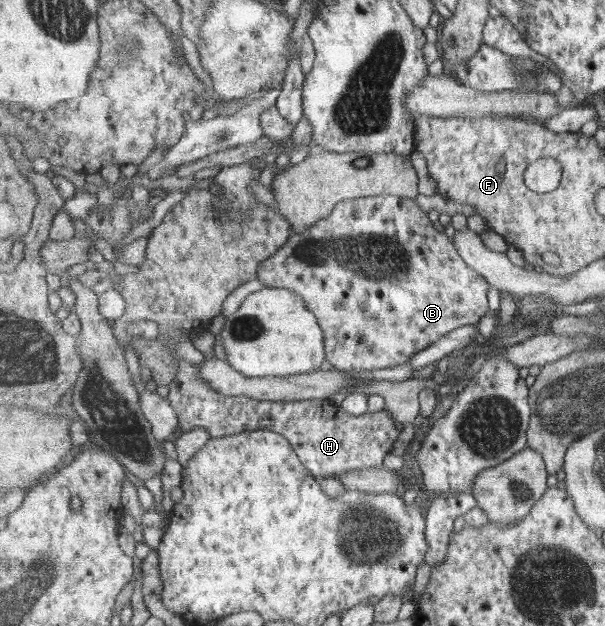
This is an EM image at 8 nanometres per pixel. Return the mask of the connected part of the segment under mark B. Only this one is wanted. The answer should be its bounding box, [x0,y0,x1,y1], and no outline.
[259,195,493,372]

